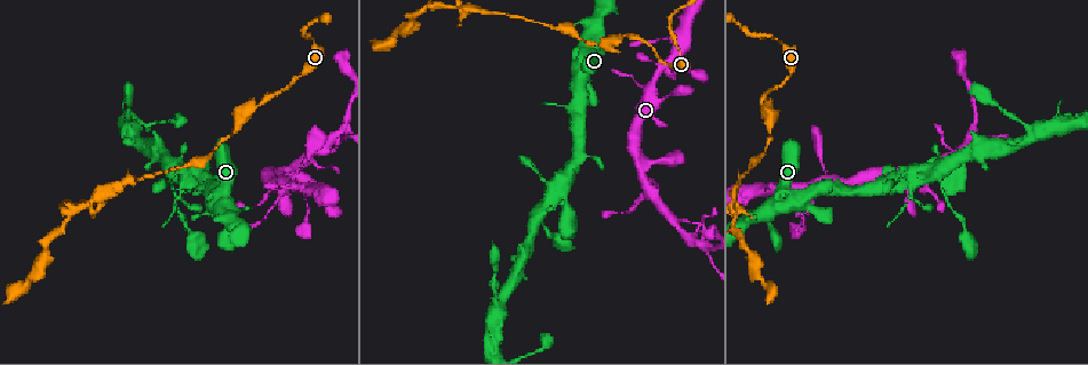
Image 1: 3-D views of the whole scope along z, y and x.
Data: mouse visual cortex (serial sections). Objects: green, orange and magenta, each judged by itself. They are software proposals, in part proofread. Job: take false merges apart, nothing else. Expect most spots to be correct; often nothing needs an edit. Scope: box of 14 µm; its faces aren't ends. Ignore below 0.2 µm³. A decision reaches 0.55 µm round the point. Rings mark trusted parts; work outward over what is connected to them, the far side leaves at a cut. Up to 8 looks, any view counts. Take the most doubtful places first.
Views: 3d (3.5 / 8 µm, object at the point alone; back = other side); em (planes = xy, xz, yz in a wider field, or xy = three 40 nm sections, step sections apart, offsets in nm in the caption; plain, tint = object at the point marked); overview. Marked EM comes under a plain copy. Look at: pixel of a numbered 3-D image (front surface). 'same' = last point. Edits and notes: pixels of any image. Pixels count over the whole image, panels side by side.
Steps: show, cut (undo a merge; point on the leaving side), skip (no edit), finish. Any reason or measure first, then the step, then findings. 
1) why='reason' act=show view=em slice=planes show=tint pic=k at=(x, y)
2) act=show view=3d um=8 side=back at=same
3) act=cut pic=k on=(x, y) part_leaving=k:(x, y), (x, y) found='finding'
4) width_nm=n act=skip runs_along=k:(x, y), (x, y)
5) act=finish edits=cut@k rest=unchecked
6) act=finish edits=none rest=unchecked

why='small branch off a trunk' act=show view=3d um=3.5 side=back pic=1 at=(338, 135)

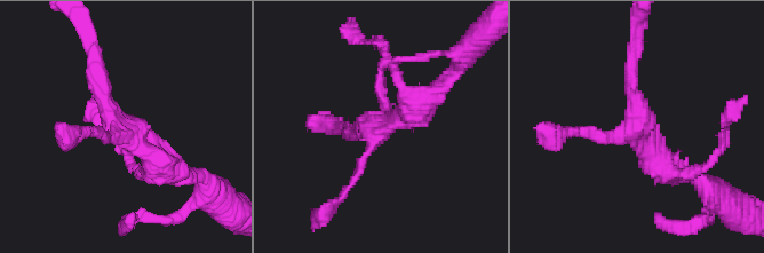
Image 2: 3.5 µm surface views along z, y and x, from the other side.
arms=3 arm_widths_nm=150,200,400 act=show view=em slice=xy step=5 show=tint pic=2 at=(380, 123)

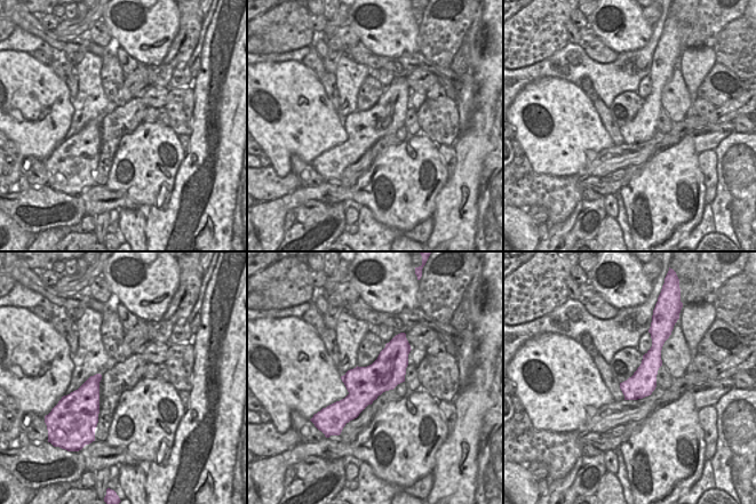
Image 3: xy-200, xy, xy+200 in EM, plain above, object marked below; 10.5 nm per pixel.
act=skip runs_along=2:(182, 172), (111, 116), (94, 63) found='all the same cell'

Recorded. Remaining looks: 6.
why='sharp bend' act=show view=3d um=3.5 pic=1 at=(793, 203)

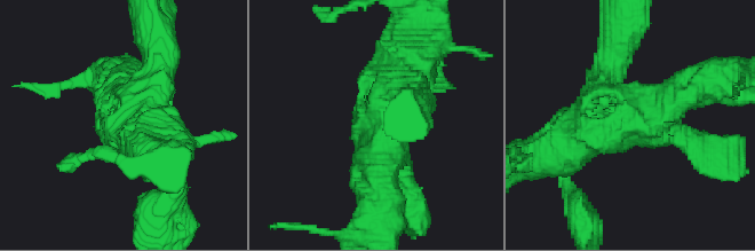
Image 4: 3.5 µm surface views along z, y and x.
why='need the tissue' act=show view=em slice=xy step=3 show=tint pic=4 at=(632, 117)

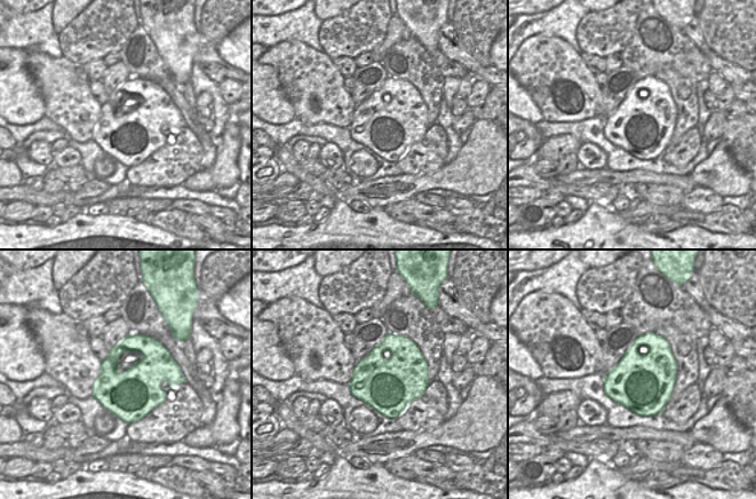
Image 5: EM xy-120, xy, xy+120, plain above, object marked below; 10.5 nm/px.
act=skip runs_along=4:(416, 100), (384, 135), (381, 182) found='all the same cell'

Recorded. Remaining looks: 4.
why='thin arm on a thick one' act=show view=3d um=3.5 pic=1 at=(940, 167)

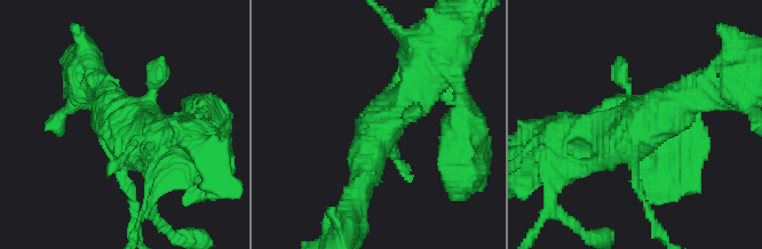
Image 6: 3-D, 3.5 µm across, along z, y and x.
act=show view=em slice=xy step=5 show=tint pic=6 at=(133, 132)

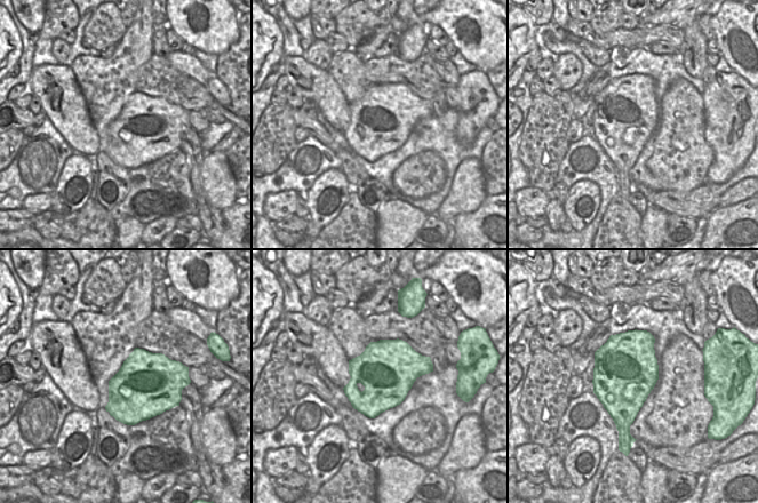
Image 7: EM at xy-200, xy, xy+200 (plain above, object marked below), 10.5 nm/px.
act=skip runs_along=6:(443, 58), (376, 131), (363, 176) found='one cell here'

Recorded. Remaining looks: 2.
act=finish edits=none rest=unchecked

